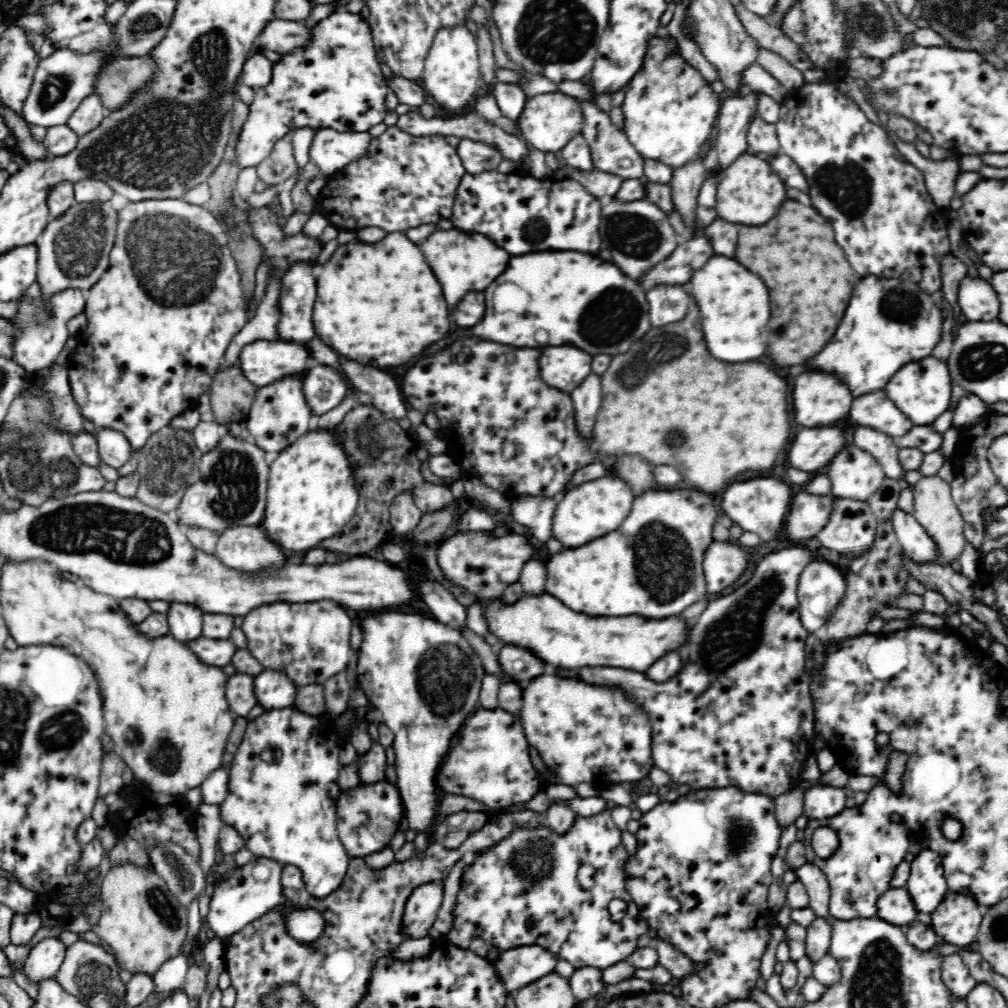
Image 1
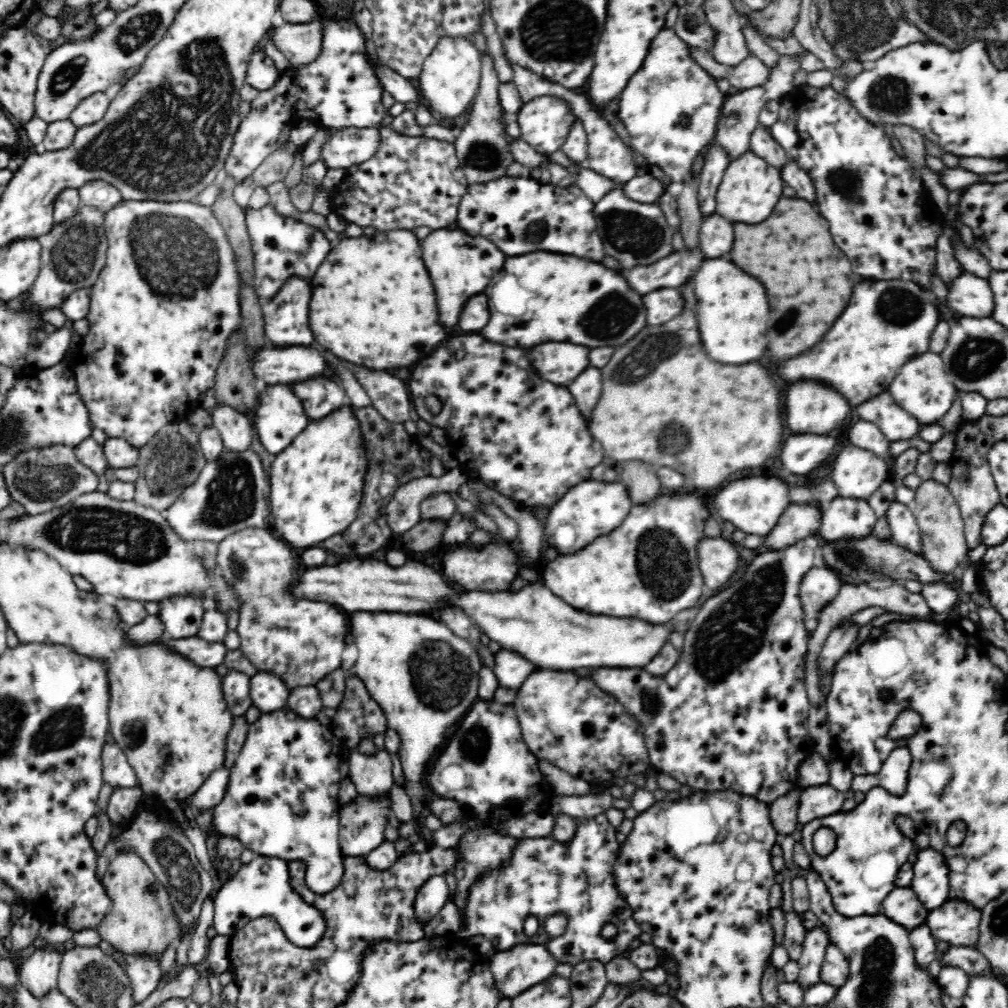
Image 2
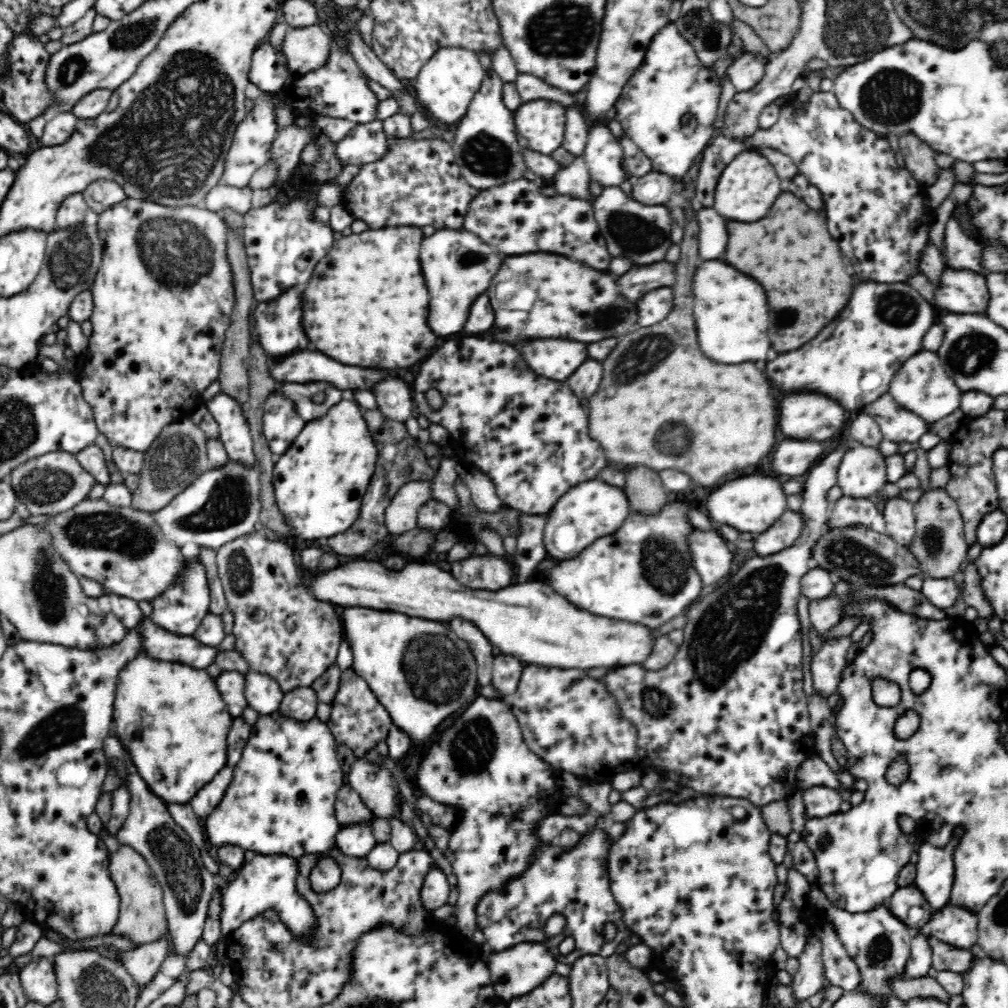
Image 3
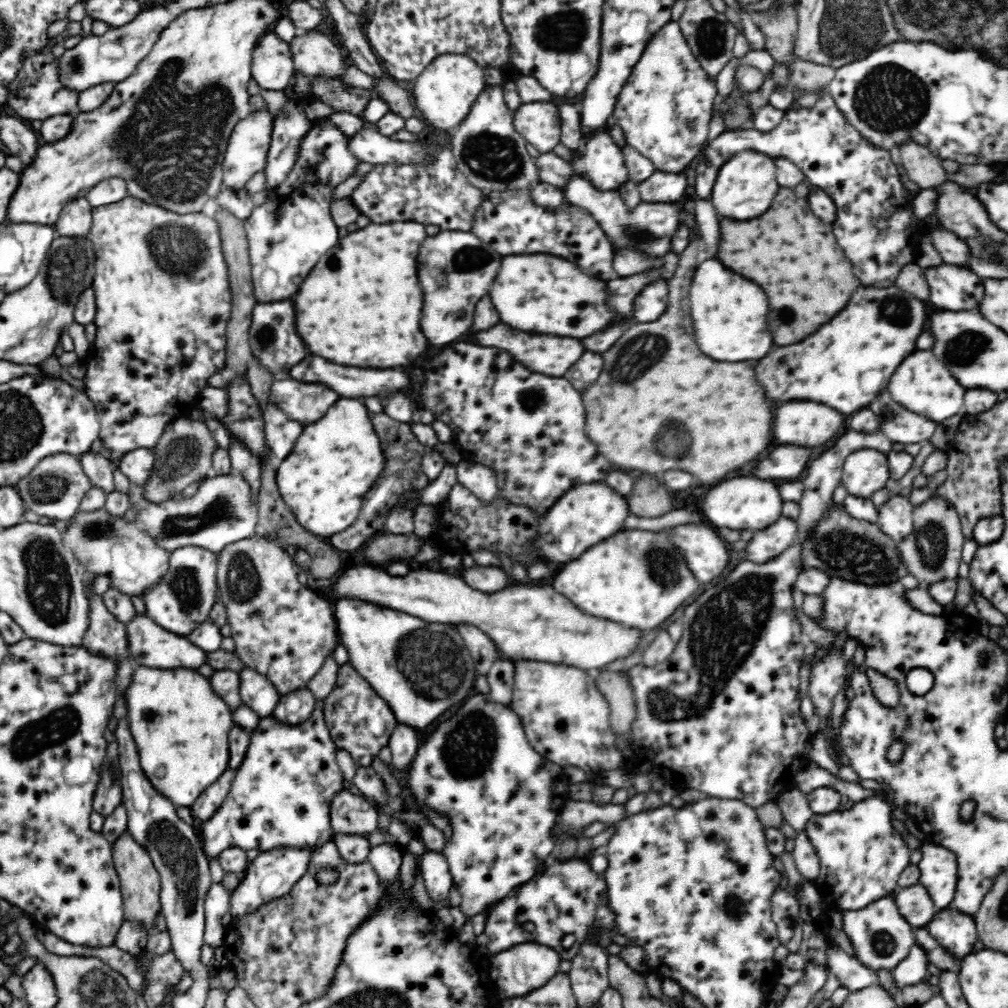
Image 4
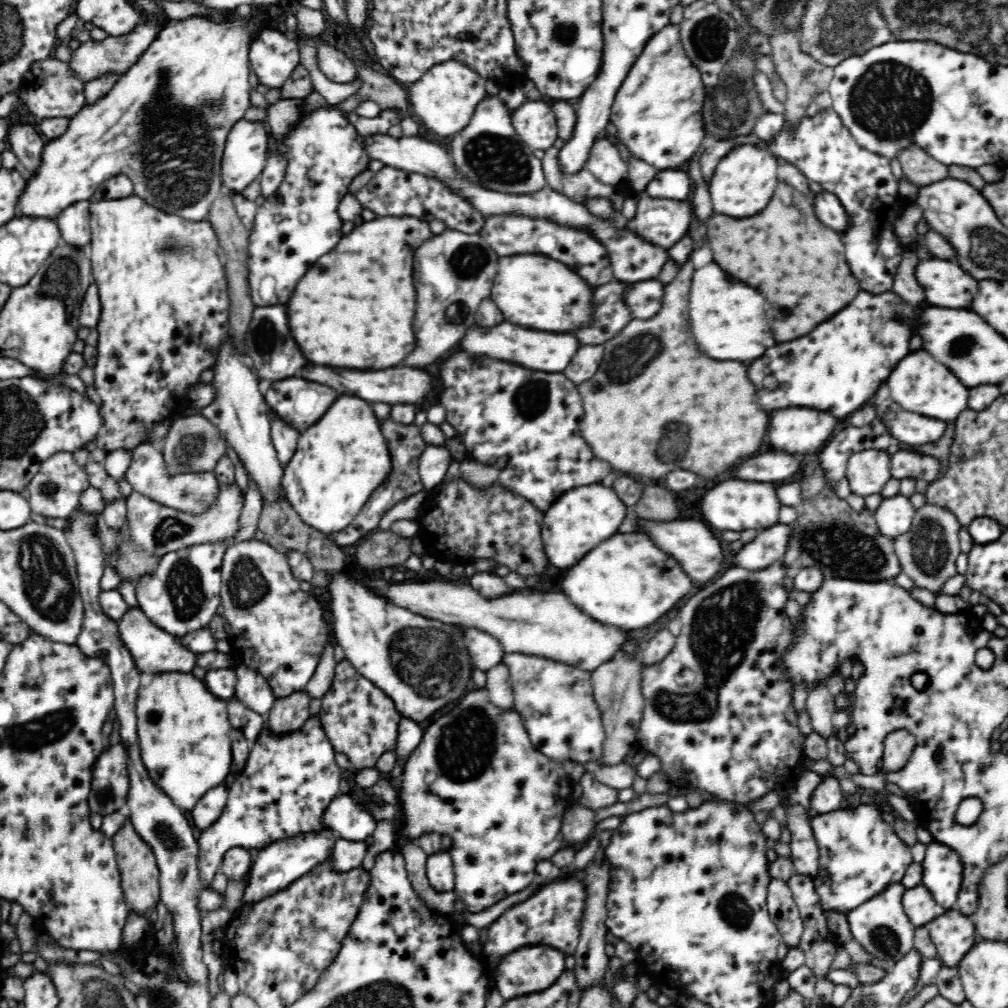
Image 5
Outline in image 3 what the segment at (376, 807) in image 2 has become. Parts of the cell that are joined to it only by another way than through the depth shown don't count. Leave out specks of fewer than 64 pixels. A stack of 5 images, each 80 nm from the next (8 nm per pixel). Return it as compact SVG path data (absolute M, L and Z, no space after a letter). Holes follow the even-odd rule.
M372 814L370 820L342 824L335 841L337 848L346 856L363 858L378 844L374 837L372 825L378 818Z

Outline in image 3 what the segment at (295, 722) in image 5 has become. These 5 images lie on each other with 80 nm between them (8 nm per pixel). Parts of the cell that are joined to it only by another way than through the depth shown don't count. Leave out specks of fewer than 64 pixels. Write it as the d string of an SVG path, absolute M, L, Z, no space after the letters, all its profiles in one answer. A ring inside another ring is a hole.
M298 687L283 695L279 711L282 715L306 721L316 717L319 700L312 687Z

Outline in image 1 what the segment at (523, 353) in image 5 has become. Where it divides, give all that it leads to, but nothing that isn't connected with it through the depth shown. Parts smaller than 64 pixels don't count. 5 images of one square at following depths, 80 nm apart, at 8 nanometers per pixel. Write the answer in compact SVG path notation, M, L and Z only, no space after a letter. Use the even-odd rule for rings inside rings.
M548 346L540 356L543 382L570 394L591 372L592 356L574 346Z

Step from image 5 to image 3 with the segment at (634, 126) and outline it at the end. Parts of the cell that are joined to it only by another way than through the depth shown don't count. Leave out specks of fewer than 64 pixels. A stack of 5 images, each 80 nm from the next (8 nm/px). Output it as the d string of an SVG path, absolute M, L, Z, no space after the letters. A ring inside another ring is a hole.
M670 22L651 38L642 64L624 85L615 105L615 119L622 125L624 134L651 160L653 171L682 182L688 170L696 164L698 155L703 154L703 150L718 134L715 123L720 94L716 71L701 63L694 47L678 32L675 23Z

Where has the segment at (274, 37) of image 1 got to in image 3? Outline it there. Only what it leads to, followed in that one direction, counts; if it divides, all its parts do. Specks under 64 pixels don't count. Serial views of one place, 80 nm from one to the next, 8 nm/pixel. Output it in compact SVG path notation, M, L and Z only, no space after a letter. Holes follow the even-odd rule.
M319 23L304 28L294 26L286 30L280 48L287 58L287 65L291 74L306 74L310 70L320 68L328 60L328 54L330 54L330 37L322 31Z

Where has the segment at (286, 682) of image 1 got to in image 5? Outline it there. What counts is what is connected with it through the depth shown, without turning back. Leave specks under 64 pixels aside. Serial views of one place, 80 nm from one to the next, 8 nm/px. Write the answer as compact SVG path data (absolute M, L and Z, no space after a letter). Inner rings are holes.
M238 663L234 669L237 676L234 698L266 718L277 699L268 681L258 671L245 665Z

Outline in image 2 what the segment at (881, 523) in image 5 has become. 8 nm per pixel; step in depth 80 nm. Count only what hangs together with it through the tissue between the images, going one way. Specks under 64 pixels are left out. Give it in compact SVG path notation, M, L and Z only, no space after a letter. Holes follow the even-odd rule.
M894 501L887 510L887 520L896 544L923 556L923 540L917 520L910 507Z

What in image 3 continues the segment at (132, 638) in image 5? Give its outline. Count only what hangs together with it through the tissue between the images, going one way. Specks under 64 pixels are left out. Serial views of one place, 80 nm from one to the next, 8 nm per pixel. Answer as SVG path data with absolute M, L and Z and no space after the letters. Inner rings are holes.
M150 618L139 626L144 631L142 651L152 655L154 659L207 669L212 664L216 664L216 658L222 652L219 647L202 646L202 642L198 642L196 638L186 638L167 632Z

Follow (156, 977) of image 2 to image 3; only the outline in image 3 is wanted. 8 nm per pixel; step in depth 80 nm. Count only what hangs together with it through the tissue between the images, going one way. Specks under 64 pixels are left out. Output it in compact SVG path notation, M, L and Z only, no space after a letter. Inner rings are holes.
M159 938L157 941L143 944L132 950L122 950L114 945L106 945L104 949L112 953L126 967L138 990L142 990L158 974L159 966L168 956L168 941Z

